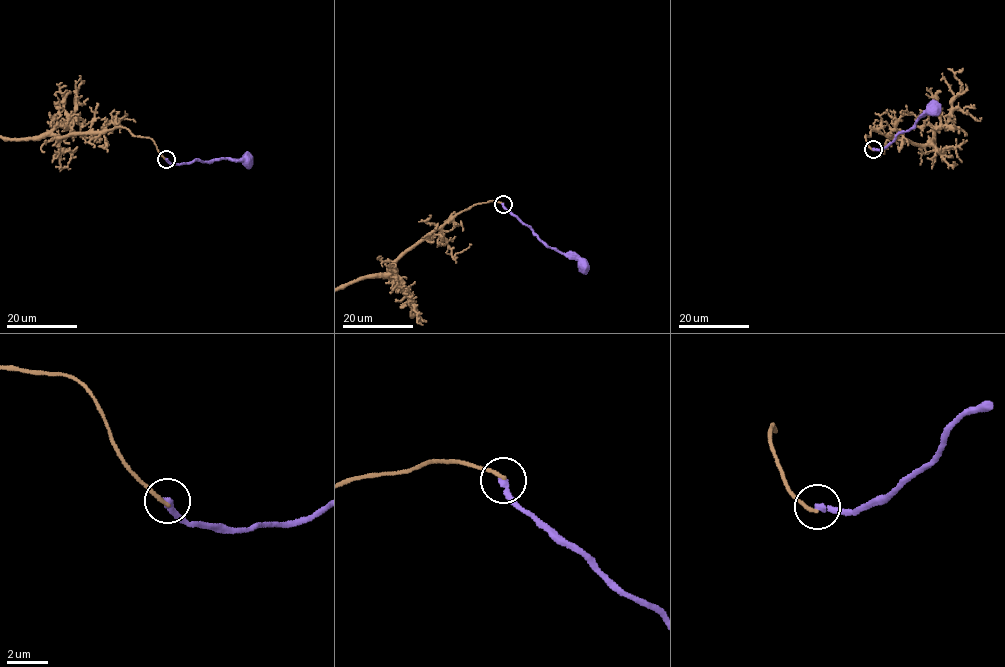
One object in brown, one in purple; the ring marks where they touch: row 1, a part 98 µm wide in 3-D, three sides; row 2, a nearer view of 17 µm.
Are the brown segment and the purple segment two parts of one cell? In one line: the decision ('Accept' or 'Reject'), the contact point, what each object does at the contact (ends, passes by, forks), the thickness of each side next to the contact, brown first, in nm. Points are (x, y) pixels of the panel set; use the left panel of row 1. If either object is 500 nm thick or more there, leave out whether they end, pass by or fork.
Reject. Place: (166, 159). At the ring brown ends. At the ring purple ends. Thickness 190 nm (brown) against 300 nm

